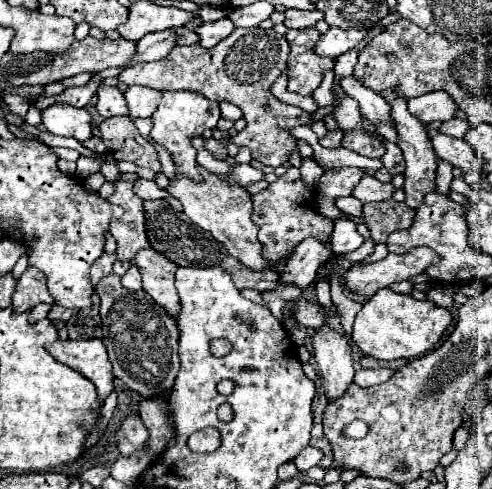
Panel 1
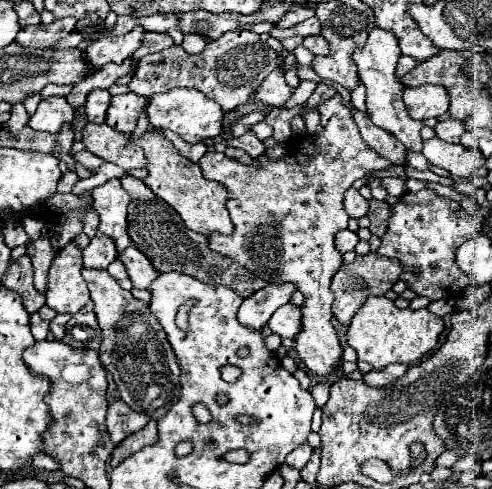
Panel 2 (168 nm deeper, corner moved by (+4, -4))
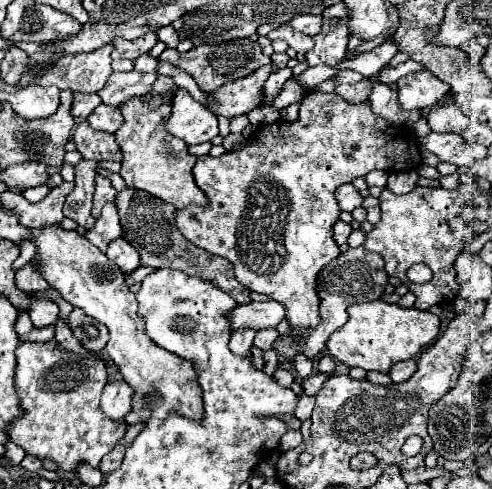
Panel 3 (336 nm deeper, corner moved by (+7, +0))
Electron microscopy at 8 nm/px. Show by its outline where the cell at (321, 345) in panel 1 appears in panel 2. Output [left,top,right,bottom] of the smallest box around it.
[200,96,392,376]

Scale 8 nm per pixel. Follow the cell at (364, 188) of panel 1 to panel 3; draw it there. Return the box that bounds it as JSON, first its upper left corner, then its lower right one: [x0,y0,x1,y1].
[337,184,363,212]

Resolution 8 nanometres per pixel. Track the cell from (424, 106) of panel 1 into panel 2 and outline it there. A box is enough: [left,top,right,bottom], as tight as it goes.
[404,84,448,120]

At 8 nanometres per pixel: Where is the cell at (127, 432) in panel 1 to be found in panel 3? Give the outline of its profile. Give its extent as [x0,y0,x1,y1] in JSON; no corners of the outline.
[101,380,133,420]

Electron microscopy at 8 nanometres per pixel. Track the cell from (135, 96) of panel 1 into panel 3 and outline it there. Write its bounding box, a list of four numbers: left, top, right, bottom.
[87,104,123,134]

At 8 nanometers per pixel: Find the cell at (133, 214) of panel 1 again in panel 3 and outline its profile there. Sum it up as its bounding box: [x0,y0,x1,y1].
[91,174,115,218]

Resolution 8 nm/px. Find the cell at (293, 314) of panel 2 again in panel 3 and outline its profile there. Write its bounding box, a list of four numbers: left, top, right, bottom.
[227,302,285,330]

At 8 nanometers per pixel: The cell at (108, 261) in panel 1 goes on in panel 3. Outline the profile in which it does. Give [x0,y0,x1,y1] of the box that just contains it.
[85,204,121,252]

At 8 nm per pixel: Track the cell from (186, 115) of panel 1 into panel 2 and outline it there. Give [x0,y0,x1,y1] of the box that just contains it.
[148,88,223,142]

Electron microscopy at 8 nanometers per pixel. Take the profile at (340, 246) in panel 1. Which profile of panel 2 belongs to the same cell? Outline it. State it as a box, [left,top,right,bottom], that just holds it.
[336,230,360,254]

